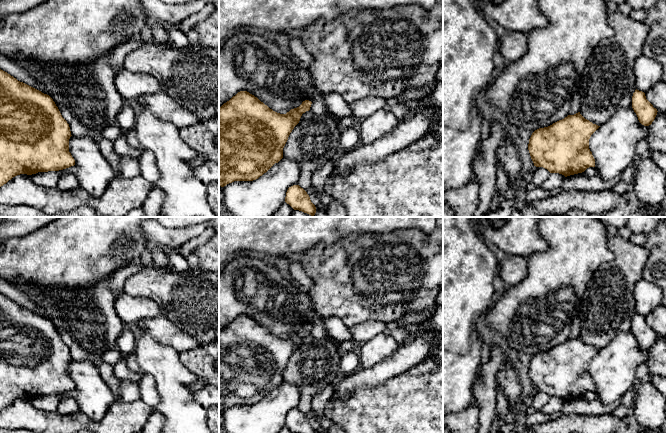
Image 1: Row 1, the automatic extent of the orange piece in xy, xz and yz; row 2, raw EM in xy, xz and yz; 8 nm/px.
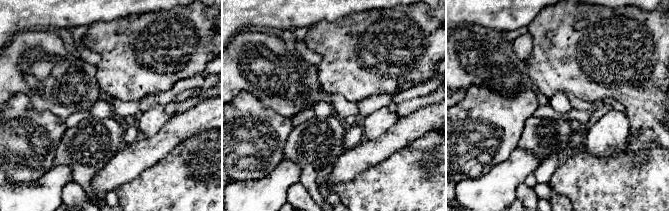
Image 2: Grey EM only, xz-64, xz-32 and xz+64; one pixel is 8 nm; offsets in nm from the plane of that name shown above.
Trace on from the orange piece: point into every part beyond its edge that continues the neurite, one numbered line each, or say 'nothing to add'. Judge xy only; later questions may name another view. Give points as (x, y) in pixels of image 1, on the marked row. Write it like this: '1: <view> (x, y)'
nothing to add

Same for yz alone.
nothing to add

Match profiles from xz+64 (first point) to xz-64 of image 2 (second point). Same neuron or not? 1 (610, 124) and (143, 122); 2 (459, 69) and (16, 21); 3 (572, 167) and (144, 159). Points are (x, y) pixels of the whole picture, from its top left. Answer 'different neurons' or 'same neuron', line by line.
1: same neuron
2: different neurons
3: different neurons

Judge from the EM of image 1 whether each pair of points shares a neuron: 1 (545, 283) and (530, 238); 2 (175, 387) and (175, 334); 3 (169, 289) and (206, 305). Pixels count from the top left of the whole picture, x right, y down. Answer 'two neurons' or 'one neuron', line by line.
1: two neurons
2: two neurons
3: one neuron

